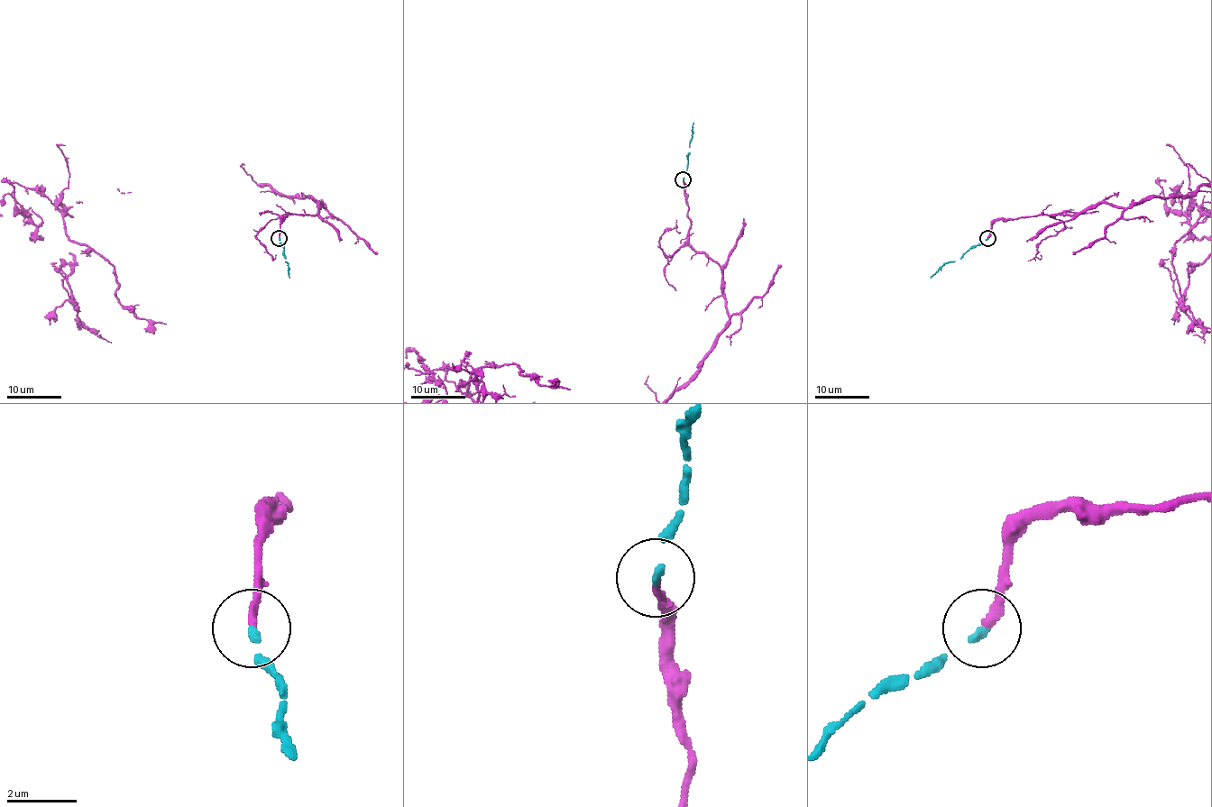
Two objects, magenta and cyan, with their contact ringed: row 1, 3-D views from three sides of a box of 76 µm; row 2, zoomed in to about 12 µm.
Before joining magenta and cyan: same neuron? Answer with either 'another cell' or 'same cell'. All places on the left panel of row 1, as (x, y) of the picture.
same cell

